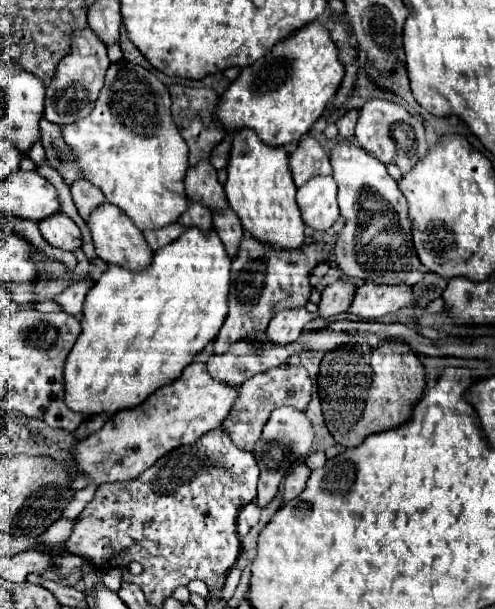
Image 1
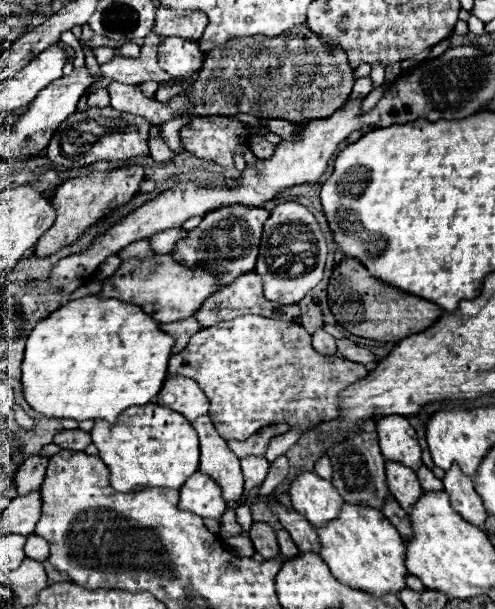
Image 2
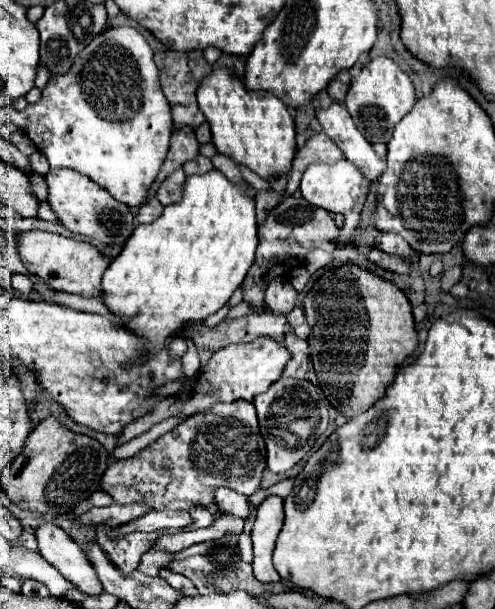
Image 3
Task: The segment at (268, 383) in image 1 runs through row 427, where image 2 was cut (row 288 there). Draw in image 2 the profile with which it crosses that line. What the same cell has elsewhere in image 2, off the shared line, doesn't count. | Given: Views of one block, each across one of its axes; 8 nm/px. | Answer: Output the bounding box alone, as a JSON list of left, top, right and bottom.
[194,272,300,326]

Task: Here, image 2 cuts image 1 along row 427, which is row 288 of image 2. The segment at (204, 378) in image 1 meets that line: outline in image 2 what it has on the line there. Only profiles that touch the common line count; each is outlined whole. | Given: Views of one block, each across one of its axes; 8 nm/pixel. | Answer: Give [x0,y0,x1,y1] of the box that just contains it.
[98,254,220,324]

